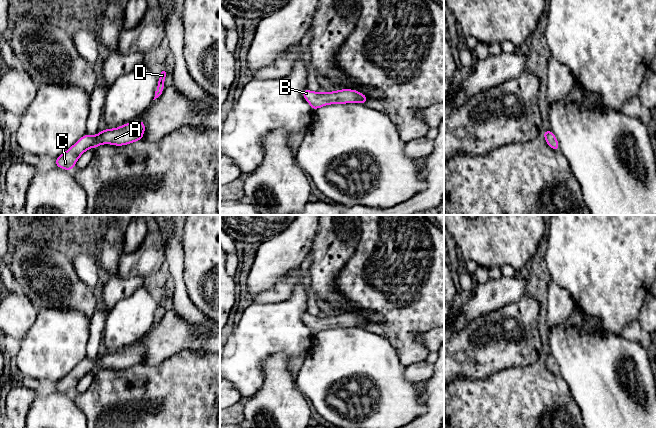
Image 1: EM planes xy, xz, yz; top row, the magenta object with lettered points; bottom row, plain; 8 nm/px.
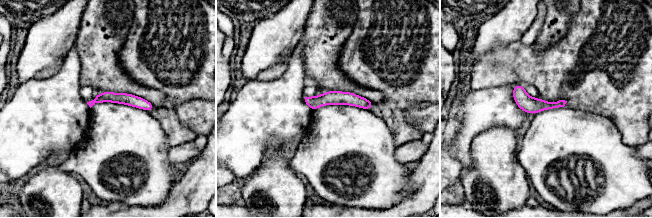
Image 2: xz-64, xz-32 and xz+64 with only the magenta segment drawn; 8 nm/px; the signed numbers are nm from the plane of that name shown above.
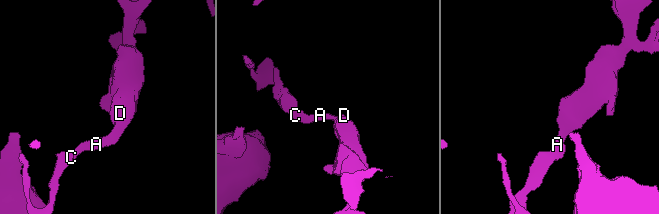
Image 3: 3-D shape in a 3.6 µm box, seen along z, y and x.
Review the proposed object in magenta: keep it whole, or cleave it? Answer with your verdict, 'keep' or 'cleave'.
keep

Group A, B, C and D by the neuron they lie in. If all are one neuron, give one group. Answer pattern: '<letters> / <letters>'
A B C D

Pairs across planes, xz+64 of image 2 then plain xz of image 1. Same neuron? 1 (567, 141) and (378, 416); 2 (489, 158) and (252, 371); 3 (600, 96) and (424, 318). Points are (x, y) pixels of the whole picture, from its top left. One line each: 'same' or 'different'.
1: same
2: different
3: same

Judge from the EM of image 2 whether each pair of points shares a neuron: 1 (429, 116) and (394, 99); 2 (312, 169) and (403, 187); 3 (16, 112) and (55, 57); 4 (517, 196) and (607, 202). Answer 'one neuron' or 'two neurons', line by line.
1: two neurons
2: one neuron
3: two neurons
4: two neurons

